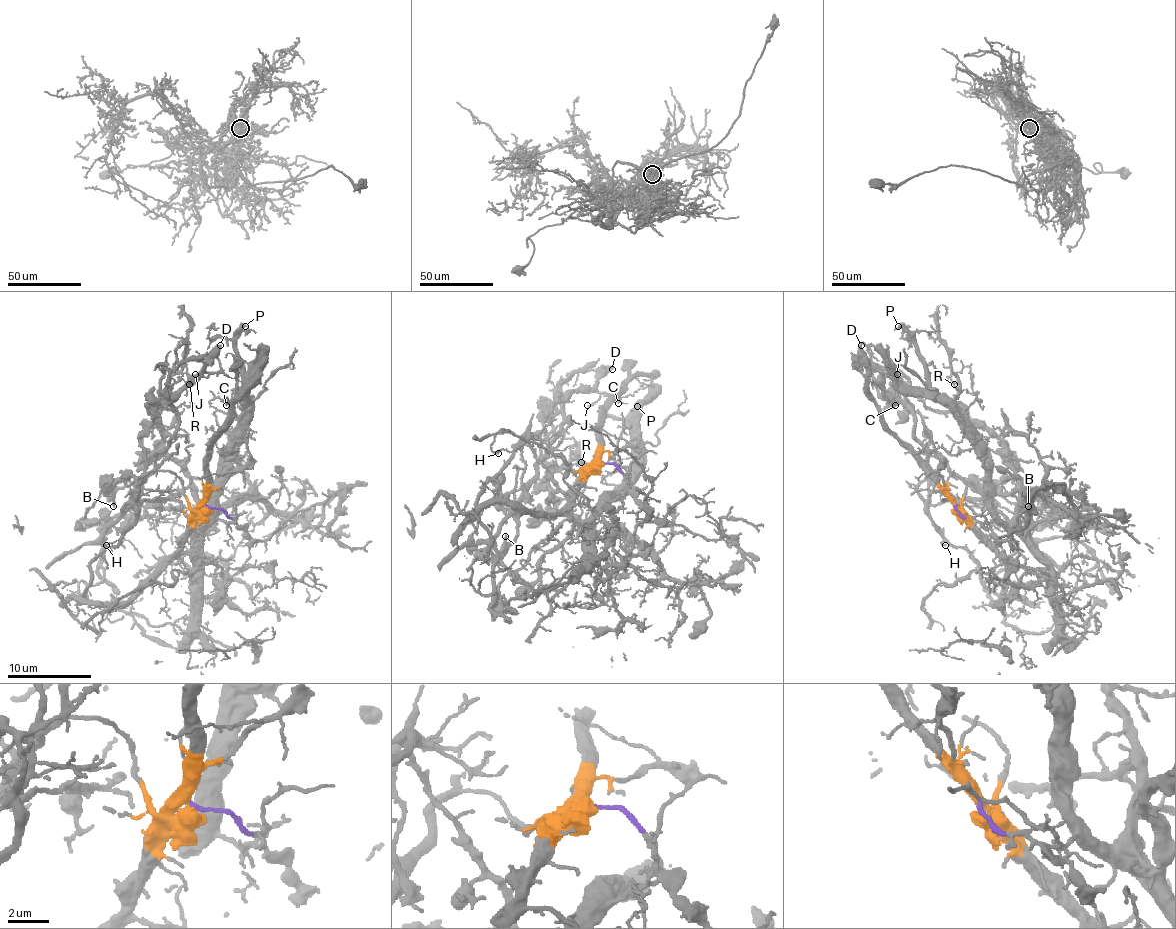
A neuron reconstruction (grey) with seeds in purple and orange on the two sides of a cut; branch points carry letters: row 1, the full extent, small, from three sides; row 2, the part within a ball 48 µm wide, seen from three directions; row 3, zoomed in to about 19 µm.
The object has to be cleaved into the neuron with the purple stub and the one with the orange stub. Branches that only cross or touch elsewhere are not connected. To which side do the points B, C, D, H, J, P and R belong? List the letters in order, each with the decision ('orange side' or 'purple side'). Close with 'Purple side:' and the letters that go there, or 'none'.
B: orange side
C: orange side
D: orange side
H: orange side
J: orange side
P: purple side
R: purple side
Purple side: P, R

